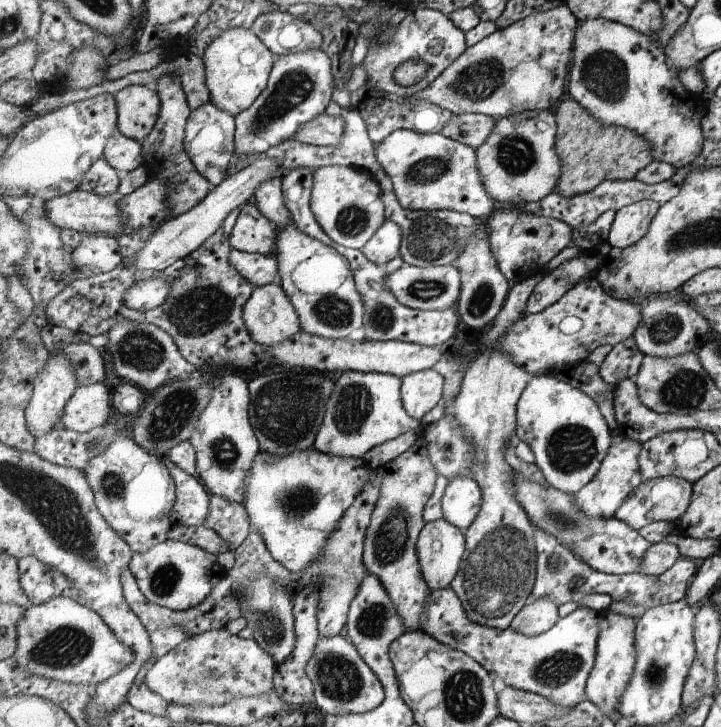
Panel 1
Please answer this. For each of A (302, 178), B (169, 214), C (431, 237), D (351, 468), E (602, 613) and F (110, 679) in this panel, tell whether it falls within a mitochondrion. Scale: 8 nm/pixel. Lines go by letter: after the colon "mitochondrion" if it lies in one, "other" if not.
A: other
B: other
C: mitochondrion
D: other
E: other
F: other

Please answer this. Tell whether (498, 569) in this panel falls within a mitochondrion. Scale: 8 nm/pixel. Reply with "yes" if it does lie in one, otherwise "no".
yes

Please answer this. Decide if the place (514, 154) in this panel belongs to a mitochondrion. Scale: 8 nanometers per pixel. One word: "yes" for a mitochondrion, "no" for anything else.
yes

